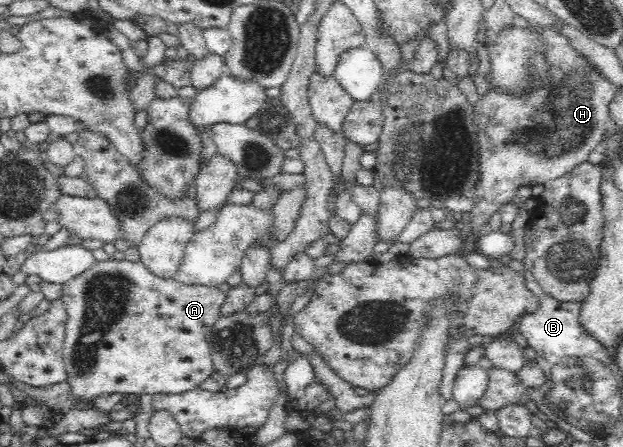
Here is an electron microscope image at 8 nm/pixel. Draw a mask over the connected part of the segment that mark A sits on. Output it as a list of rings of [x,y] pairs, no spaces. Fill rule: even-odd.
[[[110,257],[105,261],[96,261],[89,269],[64,283],[61,299],[65,303],[67,316],[69,316],[66,324],[66,336],[64,337],[64,366],[67,372],[67,382],[71,386],[71,394],[77,398],[80,405],[91,406],[93,399],[103,393],[147,393],[147,395],[185,393],[185,390],[199,388],[200,383],[214,372],[211,347],[209,347],[206,335],[221,318],[221,307],[226,301],[226,294],[217,287],[185,285],[175,279],[160,279],[160,277],[155,277],[152,273],[149,273],[141,261],[131,262],[125,258],[117,261]]]

